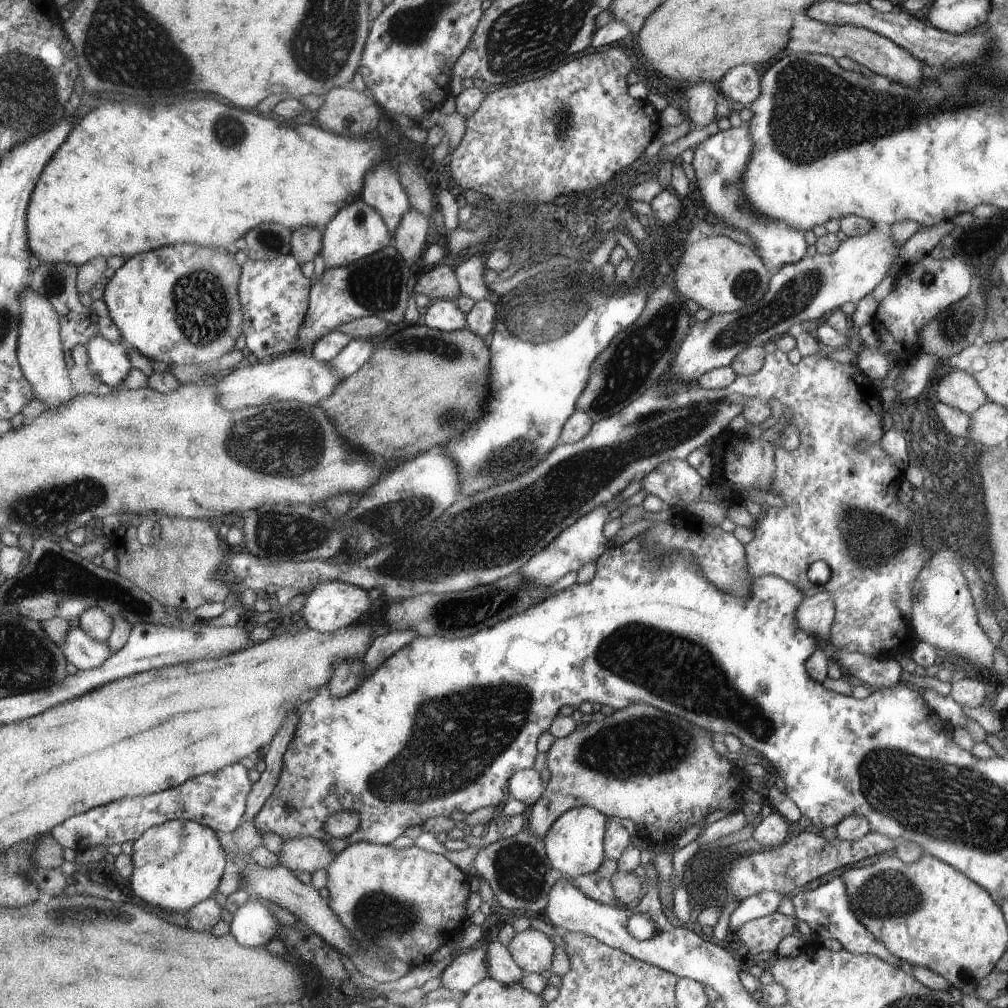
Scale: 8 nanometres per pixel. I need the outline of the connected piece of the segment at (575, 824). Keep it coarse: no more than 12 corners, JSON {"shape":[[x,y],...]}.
{"shape":[[564,811],[544,836],[548,865],[572,879],[604,860],[608,819]]}

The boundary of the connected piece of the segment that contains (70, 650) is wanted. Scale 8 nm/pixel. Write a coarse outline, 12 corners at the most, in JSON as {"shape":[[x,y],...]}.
{"shape":[[81,626],[68,631],[69,662],[84,671],[115,653],[109,641]]}

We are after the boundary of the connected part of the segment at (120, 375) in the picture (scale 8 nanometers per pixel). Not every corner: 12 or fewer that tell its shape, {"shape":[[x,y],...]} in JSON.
{"shape":[[101,334],[87,345],[92,374],[122,388],[131,347]]}

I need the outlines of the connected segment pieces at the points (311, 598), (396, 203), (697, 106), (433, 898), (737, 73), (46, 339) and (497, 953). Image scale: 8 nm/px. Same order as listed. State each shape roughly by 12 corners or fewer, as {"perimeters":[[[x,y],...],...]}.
{"perimeters":[[[316,584],[300,613],[310,629],[331,633],[370,610],[365,588]],[[380,163],[360,198],[392,234],[411,206],[397,167]],[[701,81],[683,91],[698,128],[718,119],[718,90]],[[360,841],[326,872],[363,953],[419,966],[464,922],[441,854]],[[736,65],[720,79],[720,90],[748,106],[760,94],[760,74]],[[23,292],[20,362],[48,409],[77,393],[61,314]],[[498,940],[486,946],[489,976],[505,985],[526,973]]]}

